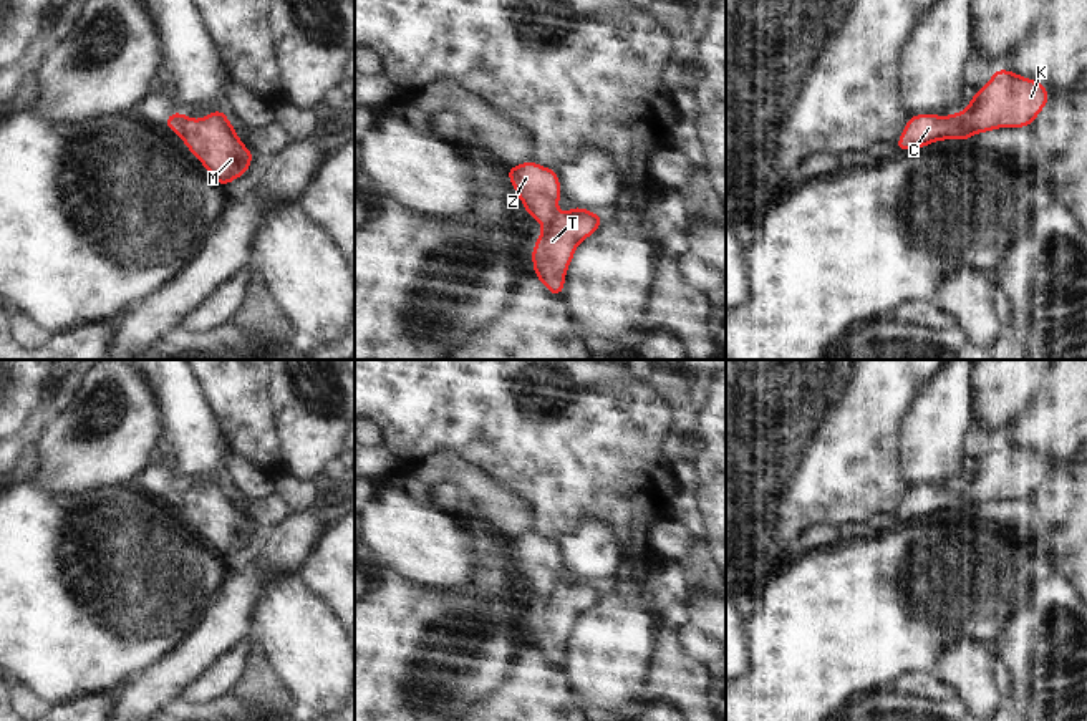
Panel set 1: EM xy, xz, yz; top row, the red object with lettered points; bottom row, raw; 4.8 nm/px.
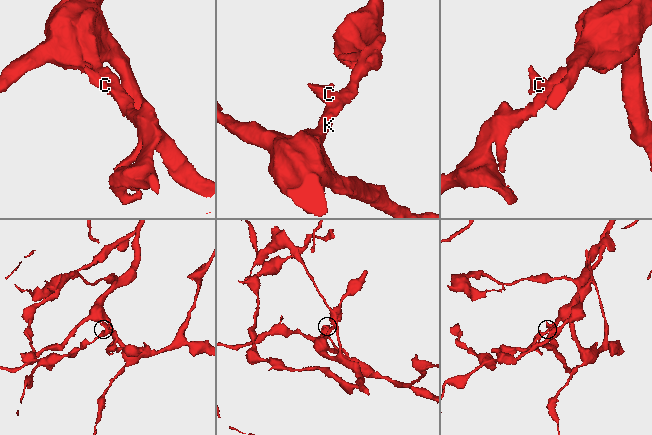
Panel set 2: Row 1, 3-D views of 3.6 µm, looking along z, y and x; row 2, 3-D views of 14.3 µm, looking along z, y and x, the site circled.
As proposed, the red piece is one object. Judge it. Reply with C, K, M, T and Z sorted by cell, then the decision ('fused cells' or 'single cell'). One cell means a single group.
C Z / K M T; fused cells

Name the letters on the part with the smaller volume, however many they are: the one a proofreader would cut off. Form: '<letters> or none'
C, Z

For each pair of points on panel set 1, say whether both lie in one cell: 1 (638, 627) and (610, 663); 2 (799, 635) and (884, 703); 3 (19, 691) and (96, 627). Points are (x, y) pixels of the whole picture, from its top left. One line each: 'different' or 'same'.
1: same
2: different
3: different

